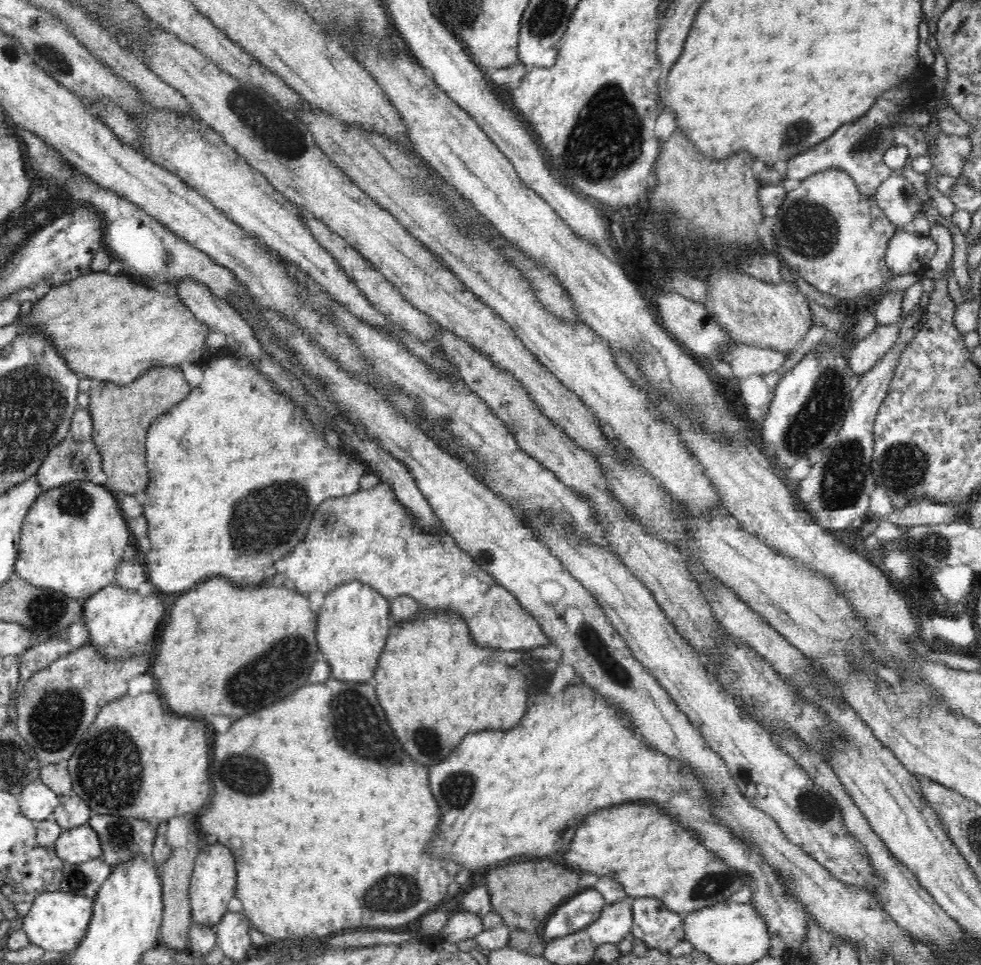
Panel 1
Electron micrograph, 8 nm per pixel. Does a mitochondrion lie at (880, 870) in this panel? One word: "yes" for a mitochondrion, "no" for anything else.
no

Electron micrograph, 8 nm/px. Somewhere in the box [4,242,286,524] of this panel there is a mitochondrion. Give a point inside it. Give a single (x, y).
(75, 502)

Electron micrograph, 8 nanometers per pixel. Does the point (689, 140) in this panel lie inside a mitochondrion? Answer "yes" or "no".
no

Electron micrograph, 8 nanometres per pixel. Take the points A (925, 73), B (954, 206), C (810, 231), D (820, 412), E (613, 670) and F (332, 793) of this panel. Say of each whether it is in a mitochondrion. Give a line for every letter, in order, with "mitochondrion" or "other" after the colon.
A: other
B: other
C: mitochondrion
D: mitochondrion
E: mitochondrion
F: other

